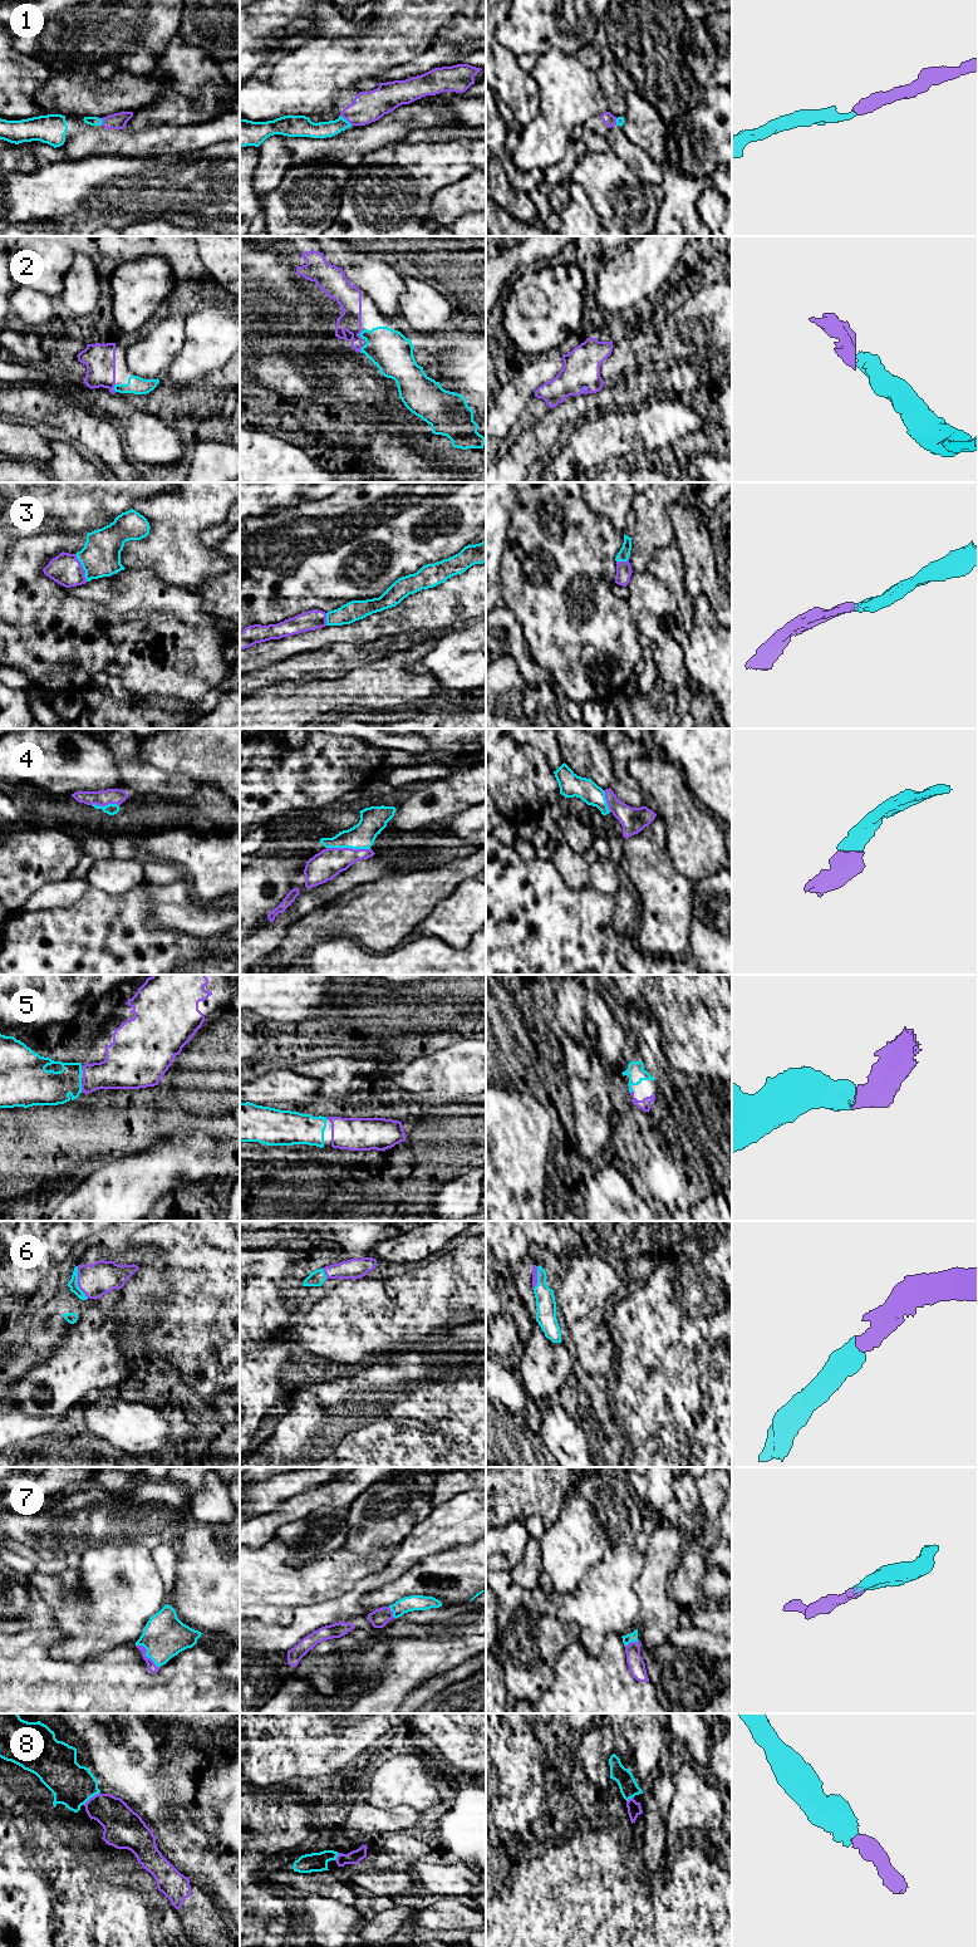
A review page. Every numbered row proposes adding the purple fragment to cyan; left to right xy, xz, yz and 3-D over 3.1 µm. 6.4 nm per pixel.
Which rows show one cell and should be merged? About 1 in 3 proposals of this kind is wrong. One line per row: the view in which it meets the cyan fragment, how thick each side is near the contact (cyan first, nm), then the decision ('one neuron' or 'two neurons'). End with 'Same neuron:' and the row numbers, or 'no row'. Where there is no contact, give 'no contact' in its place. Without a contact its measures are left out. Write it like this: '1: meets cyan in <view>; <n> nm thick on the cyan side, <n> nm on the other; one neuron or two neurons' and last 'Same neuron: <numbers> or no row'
1: meets cyan in xz; 110 nm thick on the cyan side, 200 nm on the other; one neuron
2: meets cyan in xz; 260 nm thick on the cyan side, 160 nm on the other; one neuron
3: meets cyan in xy; 260 nm thick on the cyan side, 200 nm on the other; one neuron
4: meets cyan in xz; 170 nm thick on the cyan side, 190 nm on the other; one neuron
5: meets cyan in xy; 240 nm thick on the cyan side, 220 nm on the other; one neuron
6: meets cyan in xy; 60 nm thick on the cyan side, 220 nm on the other; one neuron
7: meets cyan in xy; 280 nm thick on the cyan side, 60 nm on the other; one neuron
8: meets cyan in xy; 280 nm thick on the cyan side, 220 nm on the other; one neuron
Same neuron: 1, 2, 3, 4, 5, 6, 7, 8

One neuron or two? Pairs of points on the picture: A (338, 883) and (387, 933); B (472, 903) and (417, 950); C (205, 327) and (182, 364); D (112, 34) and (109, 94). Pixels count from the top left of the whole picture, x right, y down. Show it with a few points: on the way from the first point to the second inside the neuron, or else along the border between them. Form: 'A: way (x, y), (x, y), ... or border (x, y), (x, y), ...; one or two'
A: border (373, 879), (353, 886), (320, 907); two
B: border (414, 935), (437, 936), (455, 947), (461, 947); two
C: way (205, 336), (205, 342), (191, 356); one
D: border (85, 70), (101, 78), (121, 69), (139, 74); two

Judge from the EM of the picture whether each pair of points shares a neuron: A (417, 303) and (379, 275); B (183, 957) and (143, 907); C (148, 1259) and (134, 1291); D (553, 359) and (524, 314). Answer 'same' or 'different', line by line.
A: different
B: same
C: different
D: different

